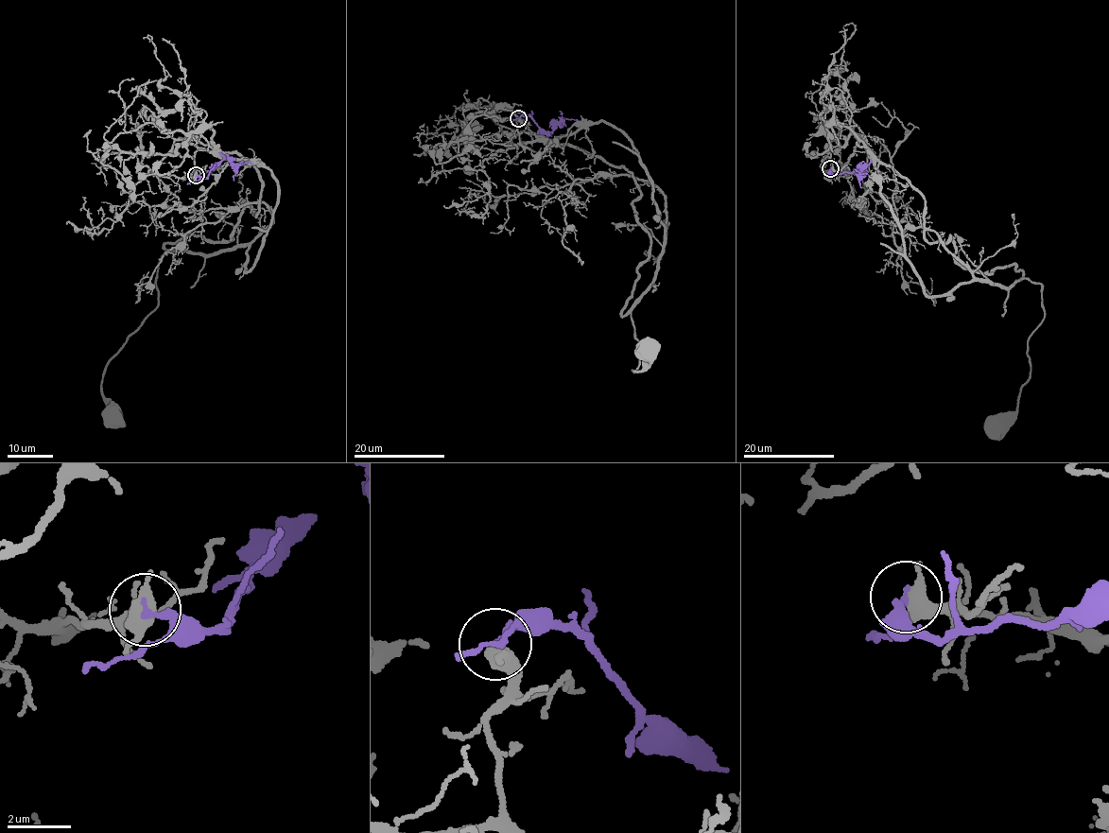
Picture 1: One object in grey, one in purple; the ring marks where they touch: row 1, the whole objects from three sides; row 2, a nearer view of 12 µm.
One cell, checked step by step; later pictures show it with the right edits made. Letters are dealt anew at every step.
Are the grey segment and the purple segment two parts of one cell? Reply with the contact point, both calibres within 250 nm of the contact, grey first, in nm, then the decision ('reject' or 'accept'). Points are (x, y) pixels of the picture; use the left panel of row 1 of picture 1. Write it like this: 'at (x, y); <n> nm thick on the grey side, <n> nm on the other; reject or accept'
at (196, 175); 400 nm thick on the grey side, 260 nm on the other; accept

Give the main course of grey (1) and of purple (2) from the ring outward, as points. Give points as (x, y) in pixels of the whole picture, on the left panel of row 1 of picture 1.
1: (196, 175), (199, 149), (237, 151), (272, 220), (225, 251), (163, 254), (158, 304), (105, 373), (117, 413)
2: (196, 175), (206, 178), (224, 159), (251, 164)

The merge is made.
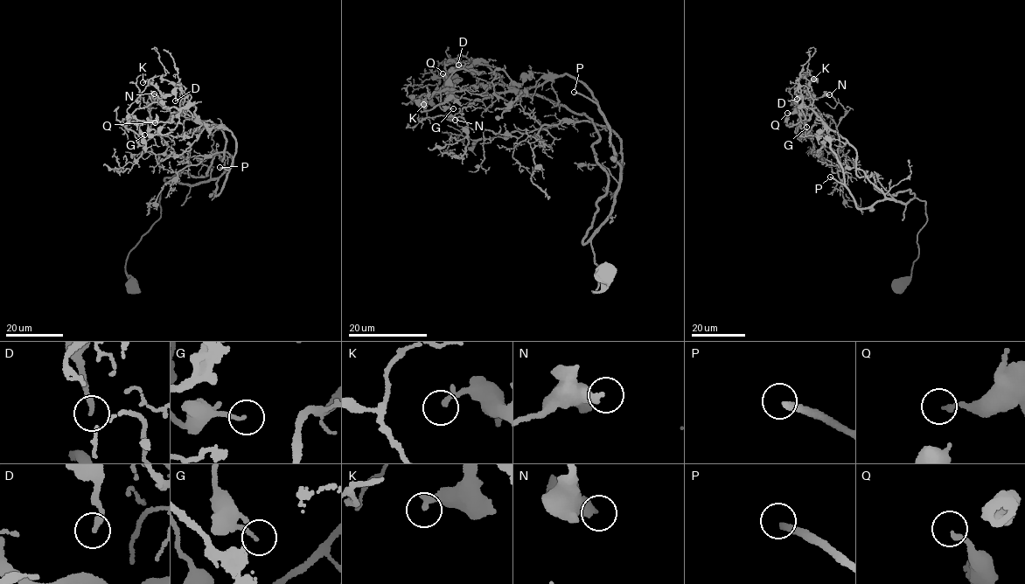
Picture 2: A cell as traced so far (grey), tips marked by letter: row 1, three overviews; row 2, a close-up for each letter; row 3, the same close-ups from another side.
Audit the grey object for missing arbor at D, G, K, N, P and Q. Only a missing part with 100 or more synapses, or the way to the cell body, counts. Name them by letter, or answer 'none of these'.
P

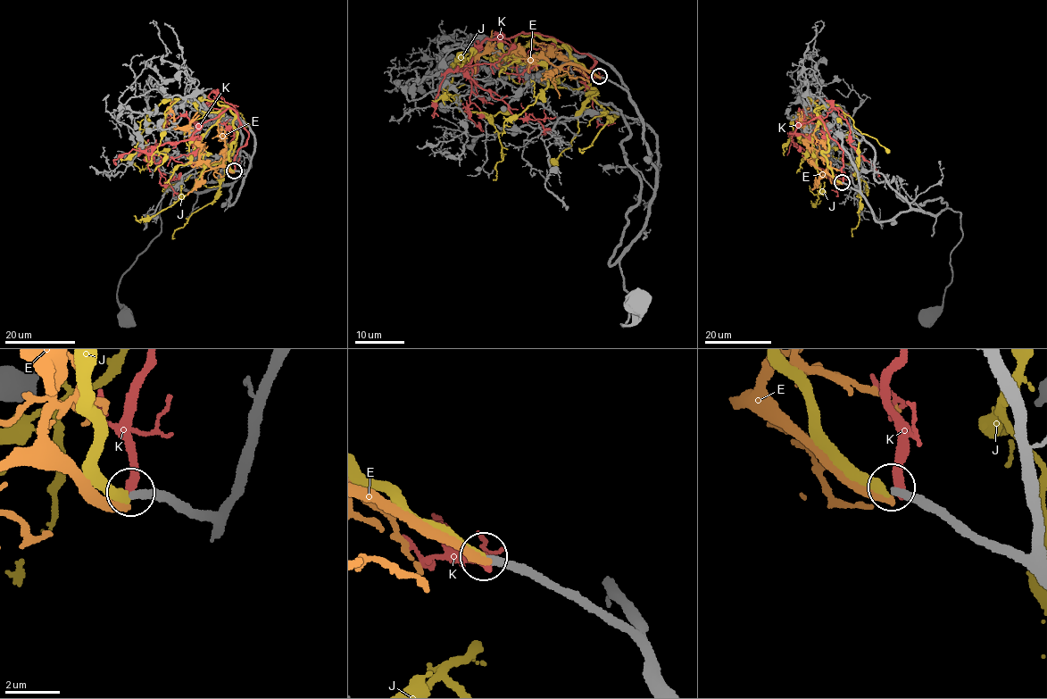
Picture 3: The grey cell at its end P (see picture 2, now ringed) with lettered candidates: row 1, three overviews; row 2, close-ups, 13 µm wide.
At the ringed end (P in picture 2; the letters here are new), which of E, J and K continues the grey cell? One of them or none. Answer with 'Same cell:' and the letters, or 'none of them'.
Same cell: none of them

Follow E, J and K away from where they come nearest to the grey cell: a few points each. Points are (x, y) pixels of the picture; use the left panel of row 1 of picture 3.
E: (234, 172), (225, 167), (210, 168), (200, 160), (199, 146), (190, 133), (175, 122), (170, 105), (175, 99)
J: (234, 171), (234, 115), (205, 95), (233, 128), (236, 147), (220, 194), (175, 237)
K: (235, 170), (248, 133), (226, 108), (189, 138), (153, 150), (161, 185), (175, 179), (170, 172)

